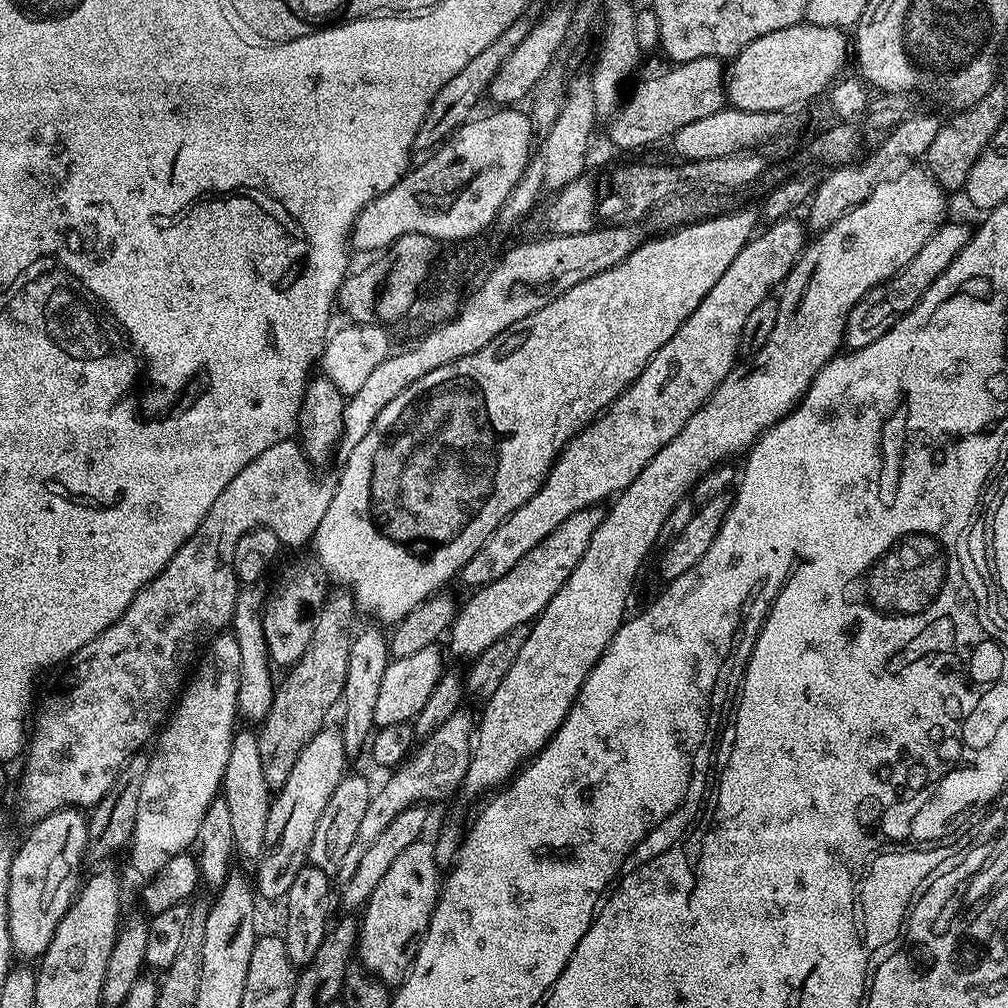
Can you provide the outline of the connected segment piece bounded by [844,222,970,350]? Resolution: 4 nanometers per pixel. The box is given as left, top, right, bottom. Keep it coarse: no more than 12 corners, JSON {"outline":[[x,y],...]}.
{"outline":[[946,222],[846,318],[844,344],[878,342],[966,246]]}

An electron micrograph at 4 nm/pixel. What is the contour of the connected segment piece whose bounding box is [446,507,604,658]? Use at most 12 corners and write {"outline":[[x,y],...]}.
{"outline":[[604,512],[570,514],[459,605],[446,641],[481,656],[562,590]]}

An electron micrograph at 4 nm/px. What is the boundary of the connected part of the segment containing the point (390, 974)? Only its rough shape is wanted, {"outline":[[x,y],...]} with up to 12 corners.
{"outline":[[431,839],[394,858],[362,909],[358,960],[408,977],[442,866]]}

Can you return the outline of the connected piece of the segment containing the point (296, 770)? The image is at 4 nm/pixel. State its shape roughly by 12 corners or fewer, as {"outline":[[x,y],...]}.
{"outline":[[339,730],[302,746],[268,805],[255,891],[287,897],[346,775]]}

